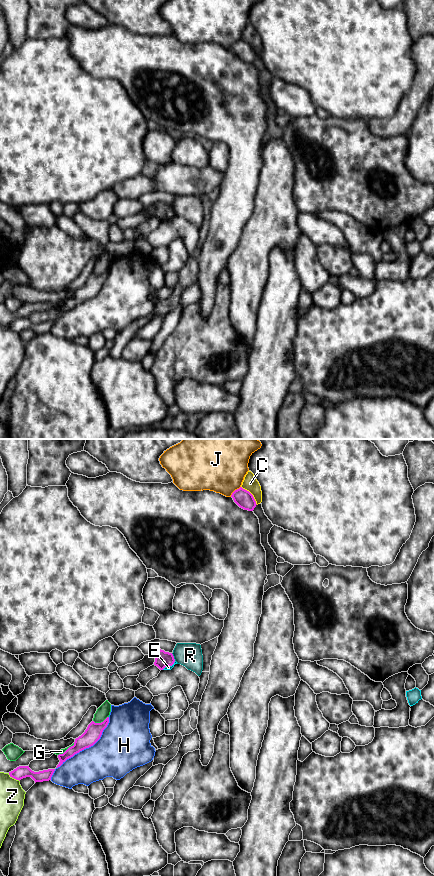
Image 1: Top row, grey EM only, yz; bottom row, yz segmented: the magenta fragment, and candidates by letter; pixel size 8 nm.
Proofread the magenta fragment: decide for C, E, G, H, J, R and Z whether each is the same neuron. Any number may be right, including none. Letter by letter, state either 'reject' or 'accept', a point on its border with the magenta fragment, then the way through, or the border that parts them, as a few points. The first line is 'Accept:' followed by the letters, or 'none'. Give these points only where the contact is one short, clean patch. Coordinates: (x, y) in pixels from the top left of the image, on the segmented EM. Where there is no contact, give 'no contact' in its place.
Accept: none
C: reject; contact yz (251, 494)
E: reject; contact yz (168, 665); border yz (175, 661), (162, 669)
G: reject; contact yz (101, 722)
H: reject; contact yz (82, 749)
J: reject; contact yz (234, 491)
R: reject; contact yz (173, 657)
Z: reject; contact yz (14, 778); border yz (8, 773), (19, 781)

